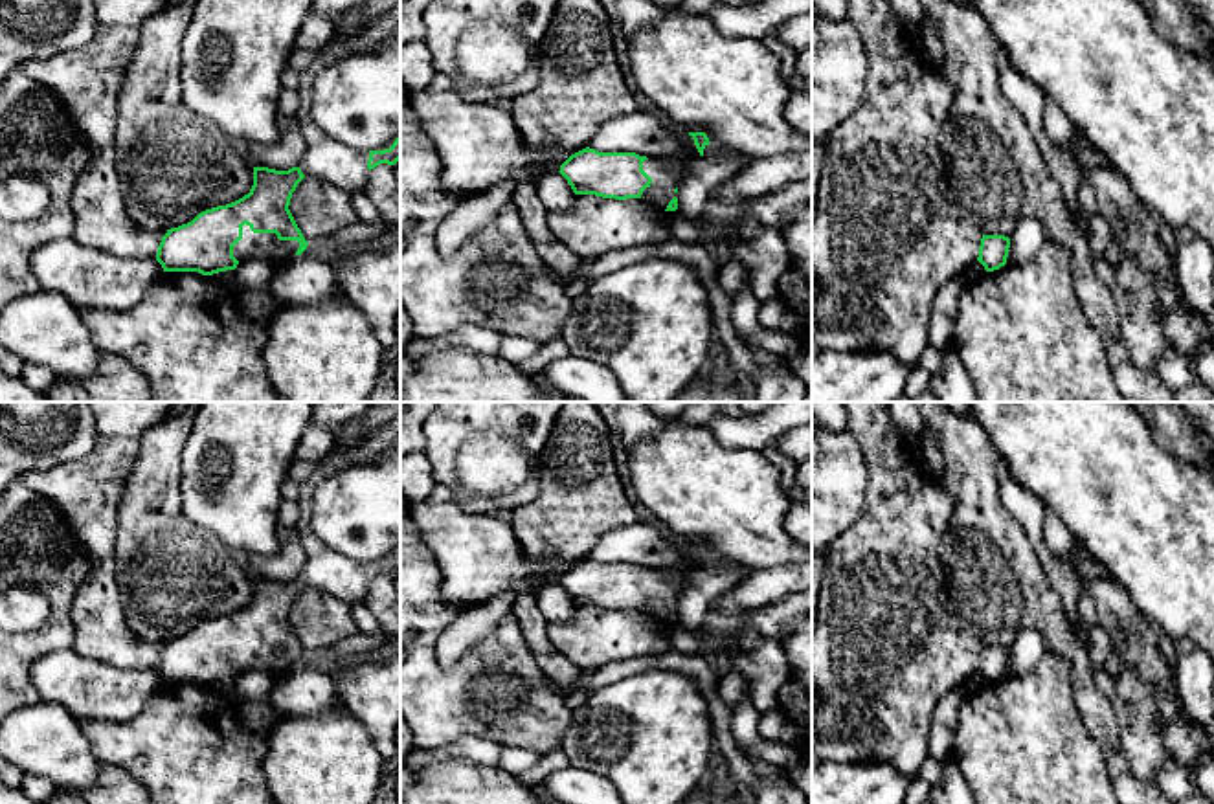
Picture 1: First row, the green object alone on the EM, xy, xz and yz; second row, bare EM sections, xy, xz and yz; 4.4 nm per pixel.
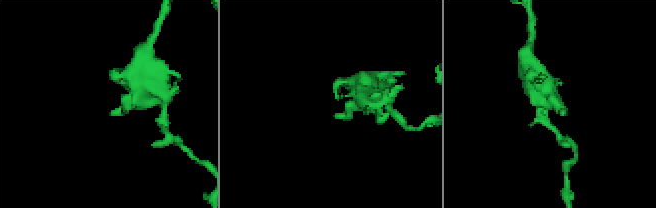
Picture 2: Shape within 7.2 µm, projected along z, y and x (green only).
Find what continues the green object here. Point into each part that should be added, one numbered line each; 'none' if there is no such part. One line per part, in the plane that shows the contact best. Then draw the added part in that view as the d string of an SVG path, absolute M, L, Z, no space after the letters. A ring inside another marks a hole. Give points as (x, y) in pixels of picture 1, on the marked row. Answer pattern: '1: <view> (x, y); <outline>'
1: xy (267, 246); M244 224L242 239L233 246L233 257L237 261L263 259L277 266L296 255L298 248L298 240L279 240L275 233L253 233Z

